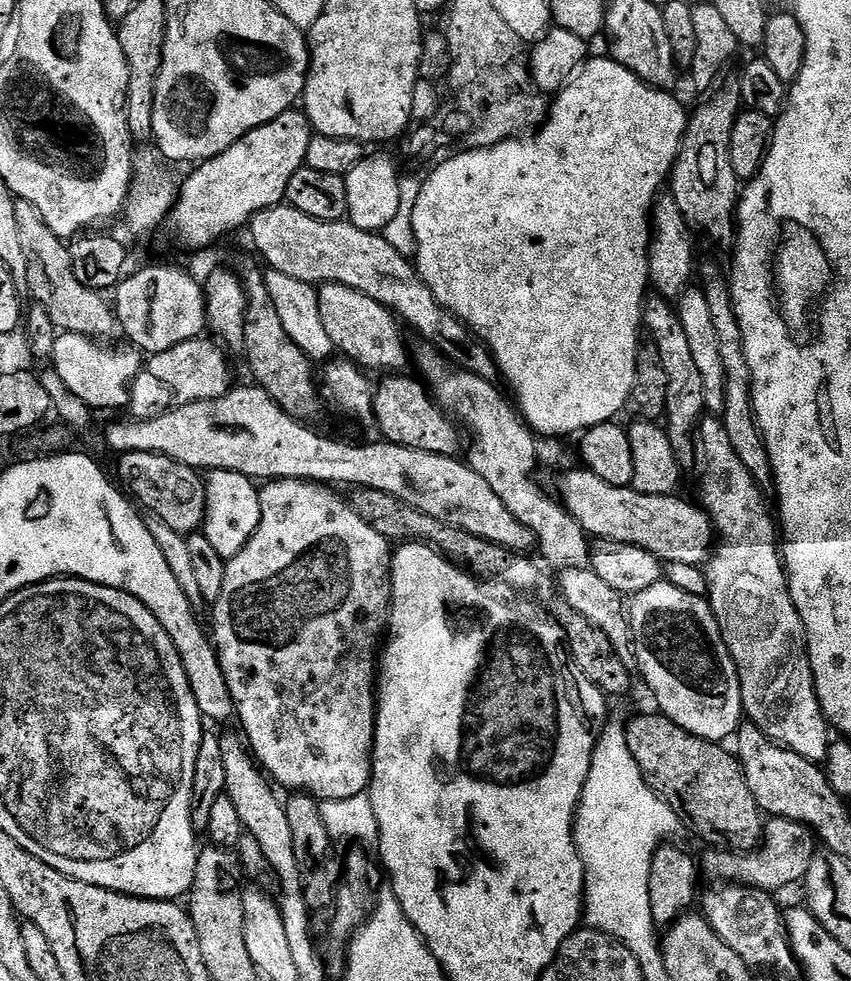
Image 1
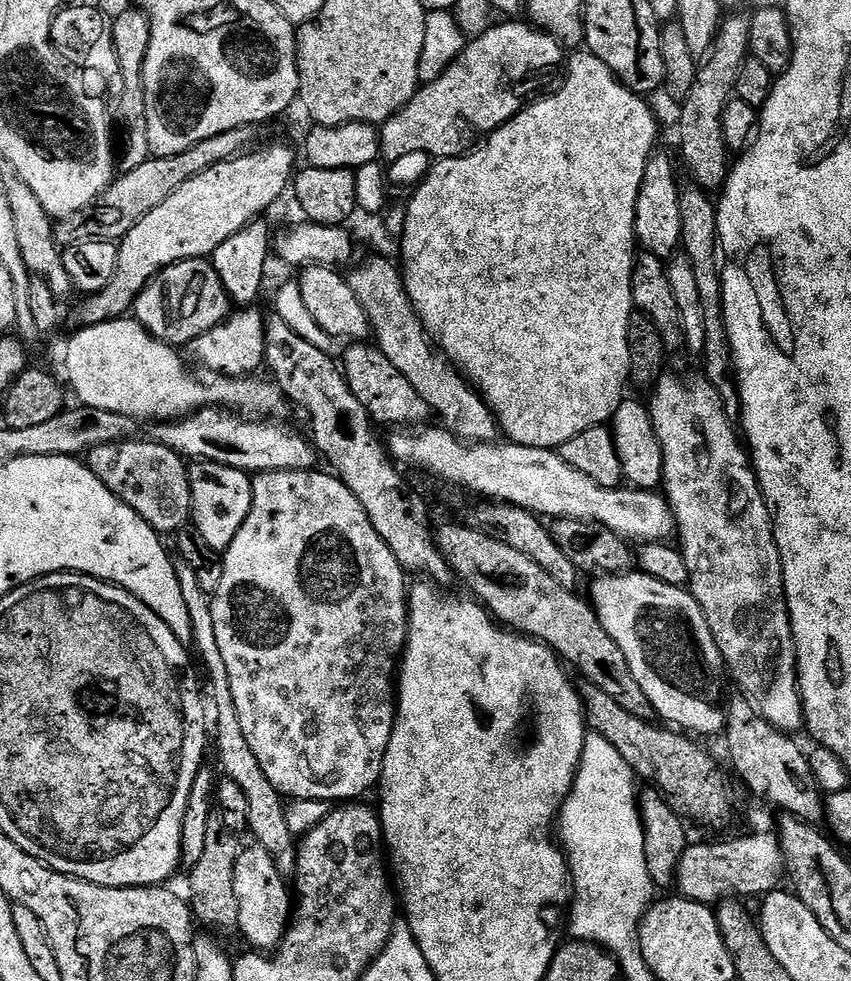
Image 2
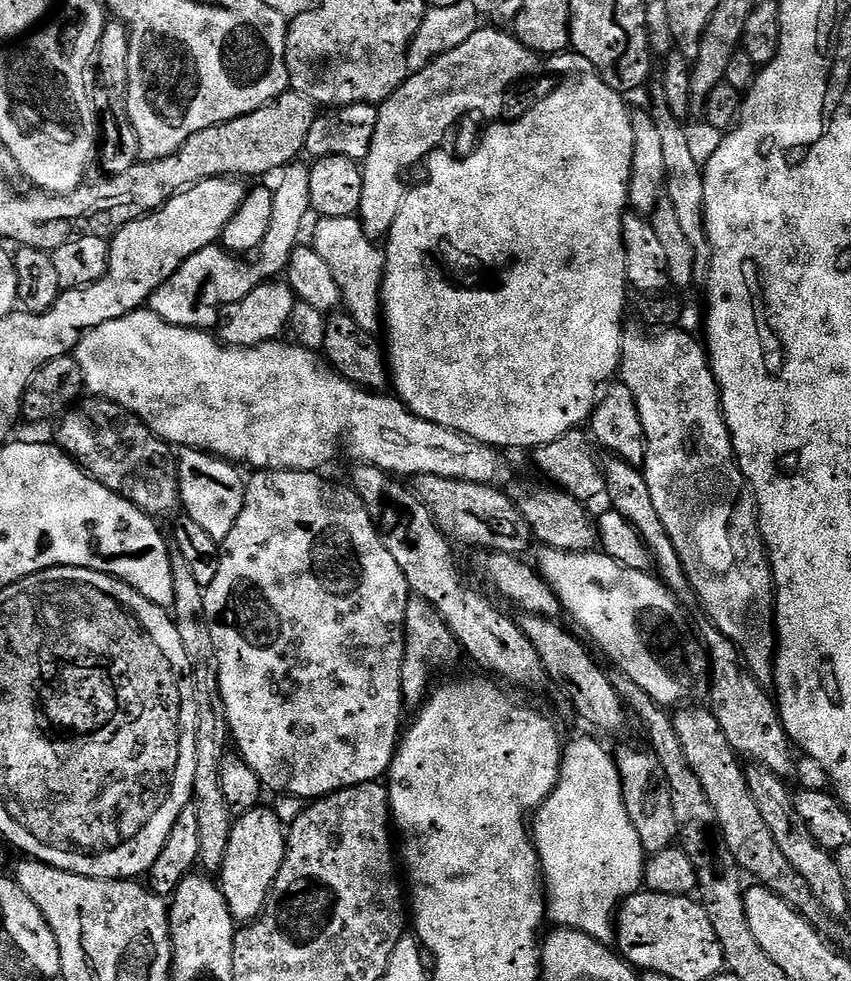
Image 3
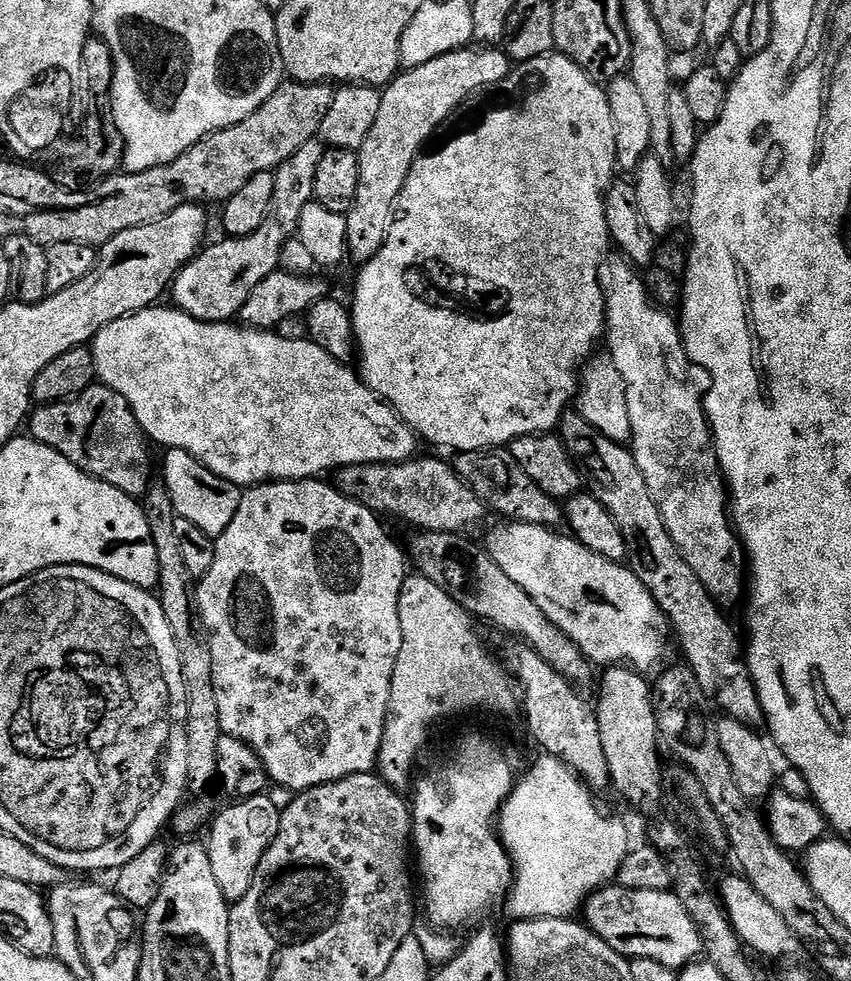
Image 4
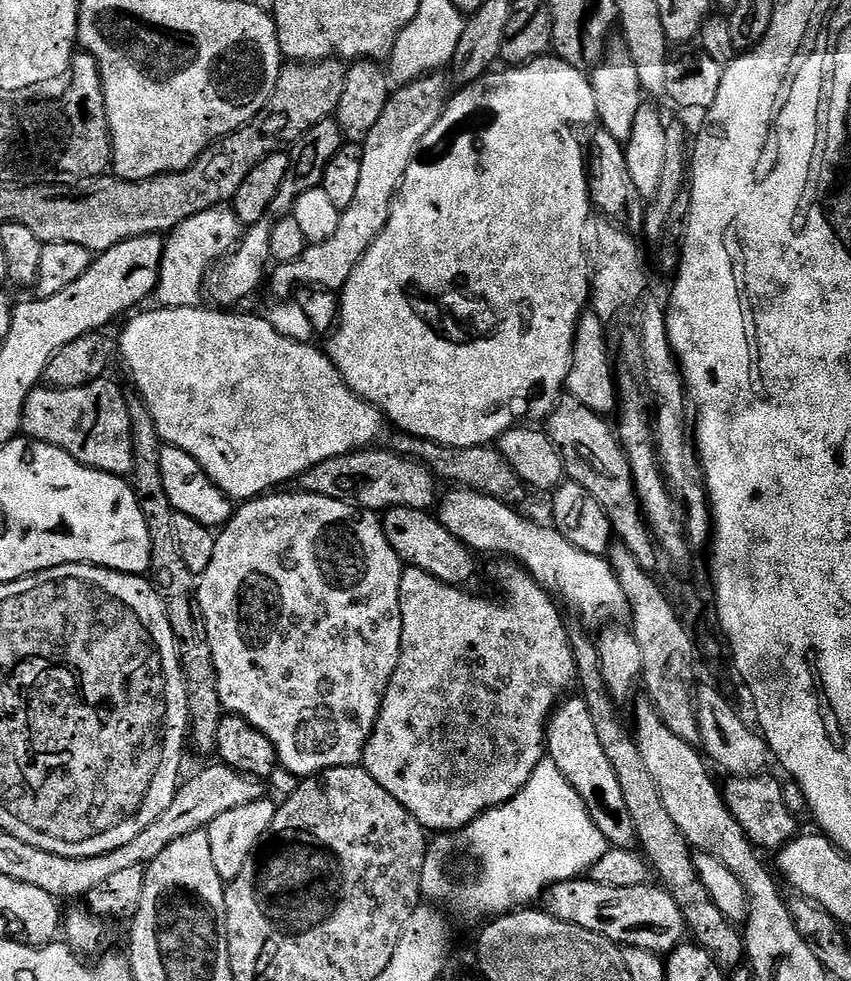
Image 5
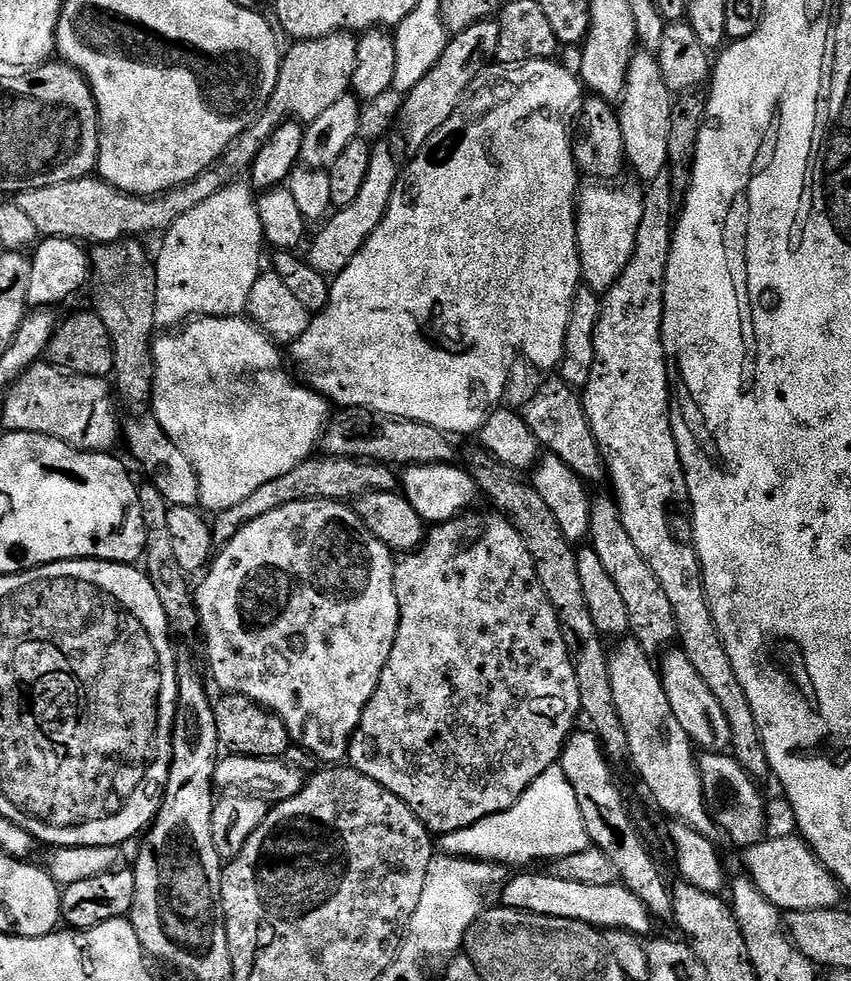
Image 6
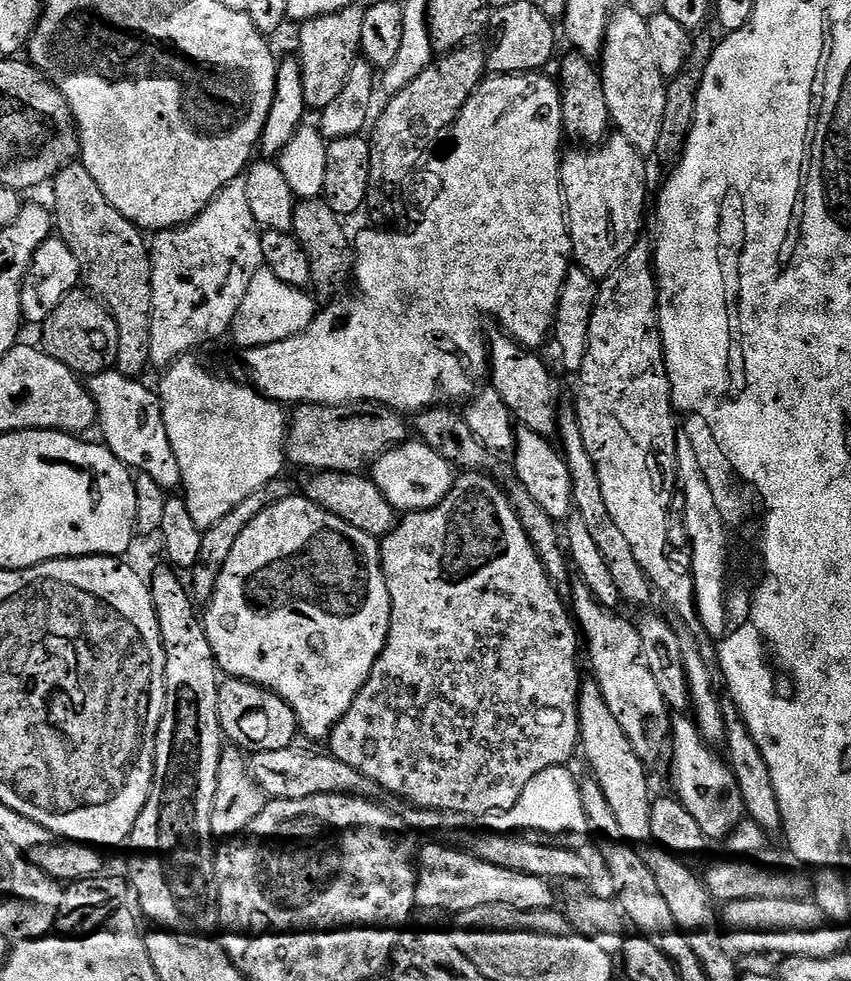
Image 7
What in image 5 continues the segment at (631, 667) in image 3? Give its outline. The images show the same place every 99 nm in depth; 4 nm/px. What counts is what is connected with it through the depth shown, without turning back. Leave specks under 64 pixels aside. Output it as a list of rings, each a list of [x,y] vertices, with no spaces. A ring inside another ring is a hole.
[[[456,488],[448,490],[445,496],[443,493],[438,504],[438,519],[442,526],[446,526],[446,530],[450,530],[450,534],[454,534],[454,538],[458,538],[467,548],[471,548],[473,553],[489,552],[492,556],[504,556],[500,558],[507,558],[509,561],[519,564],[565,609],[568,607],[574,615],[581,616],[585,620],[585,622],[583,621],[585,625],[604,626],[615,621],[612,620],[615,616],[623,617],[625,615],[624,595],[621,587],[618,586],[612,565],[605,557],[586,554],[574,546],[570,546],[570,542],[566,542],[566,538],[562,538],[562,534],[558,534],[555,528],[551,526],[543,528],[542,525],[535,524],[534,521],[527,520],[524,516],[519,516],[516,511],[517,509],[513,505],[504,504],[501,500],[495,500],[481,492],[471,492],[468,488]]]

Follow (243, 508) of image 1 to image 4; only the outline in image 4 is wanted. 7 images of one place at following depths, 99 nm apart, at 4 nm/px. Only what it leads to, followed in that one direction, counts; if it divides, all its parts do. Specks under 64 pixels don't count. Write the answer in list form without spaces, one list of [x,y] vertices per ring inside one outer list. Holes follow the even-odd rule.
[[[169,448],[163,455],[162,483],[174,502],[177,516],[186,518],[186,522],[194,522],[194,526],[198,526],[198,530],[206,530],[208,536],[221,536],[226,526],[234,522],[234,514],[238,514],[242,489],[202,466],[202,462],[198,462],[198,458],[194,458],[186,450]]]

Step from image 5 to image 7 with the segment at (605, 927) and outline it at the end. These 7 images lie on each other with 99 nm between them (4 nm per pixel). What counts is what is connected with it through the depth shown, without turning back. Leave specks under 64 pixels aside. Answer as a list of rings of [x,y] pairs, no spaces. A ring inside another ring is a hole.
[[[428,844],[418,852],[418,879],[416,881],[416,908],[445,908],[451,914],[478,910],[478,906],[507,904],[523,912],[543,912],[556,905],[556,892],[549,881],[534,874],[518,874],[485,860],[479,860],[471,851],[455,852],[444,844]]]

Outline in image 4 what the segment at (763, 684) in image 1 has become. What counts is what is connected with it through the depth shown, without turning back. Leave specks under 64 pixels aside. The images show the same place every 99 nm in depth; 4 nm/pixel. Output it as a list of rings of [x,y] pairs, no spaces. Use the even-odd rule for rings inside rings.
[[[619,254],[609,255],[600,265],[600,285],[604,291],[604,323],[606,325],[606,341],[608,340],[606,352],[611,356],[614,366],[618,366],[618,374],[622,374],[622,382],[626,382],[626,406],[630,406],[630,426],[632,427],[630,441],[632,457],[638,462],[638,470],[642,470],[642,478],[646,478],[646,486],[662,514],[662,522],[666,526],[670,538],[674,538],[674,546],[678,546],[682,558],[686,558],[686,562],[690,562],[690,570],[694,570],[694,574],[698,574],[698,582],[702,582],[702,586],[706,586],[706,590],[721,606],[736,604],[739,600],[741,603],[746,592],[746,553],[738,543],[738,533],[730,519],[730,493],[724,479],[724,471],[720,469],[720,460],[716,457],[716,446],[712,443],[712,429],[708,427],[708,415],[704,413],[706,388],[705,385],[700,385],[700,380],[696,377],[697,369],[694,367],[692,359],[686,354],[684,340],[680,337],[680,325],[677,317],[671,316],[668,313],[671,311],[654,303],[652,295],[648,292],[645,277]]]

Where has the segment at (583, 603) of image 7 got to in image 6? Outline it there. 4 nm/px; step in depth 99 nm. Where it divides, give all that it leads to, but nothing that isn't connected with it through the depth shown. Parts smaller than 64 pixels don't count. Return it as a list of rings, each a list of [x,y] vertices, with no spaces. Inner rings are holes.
[[[624,638],[619,641],[616,649],[611,649],[608,657],[610,685],[614,694],[614,704],[618,710],[618,718],[621,719],[621,726],[625,728],[626,738],[629,739],[630,764],[636,767],[642,783],[648,787],[652,800],[665,812],[672,816],[673,821],[690,826],[698,830],[706,839],[715,841],[718,836],[718,829],[712,813],[708,810],[708,803],[704,800],[704,779],[700,777],[700,765],[697,753],[691,738],[682,730],[674,712],[667,701],[666,692],[663,689],[663,682],[655,663],[651,664],[649,653],[642,650],[640,643],[635,638]]]

